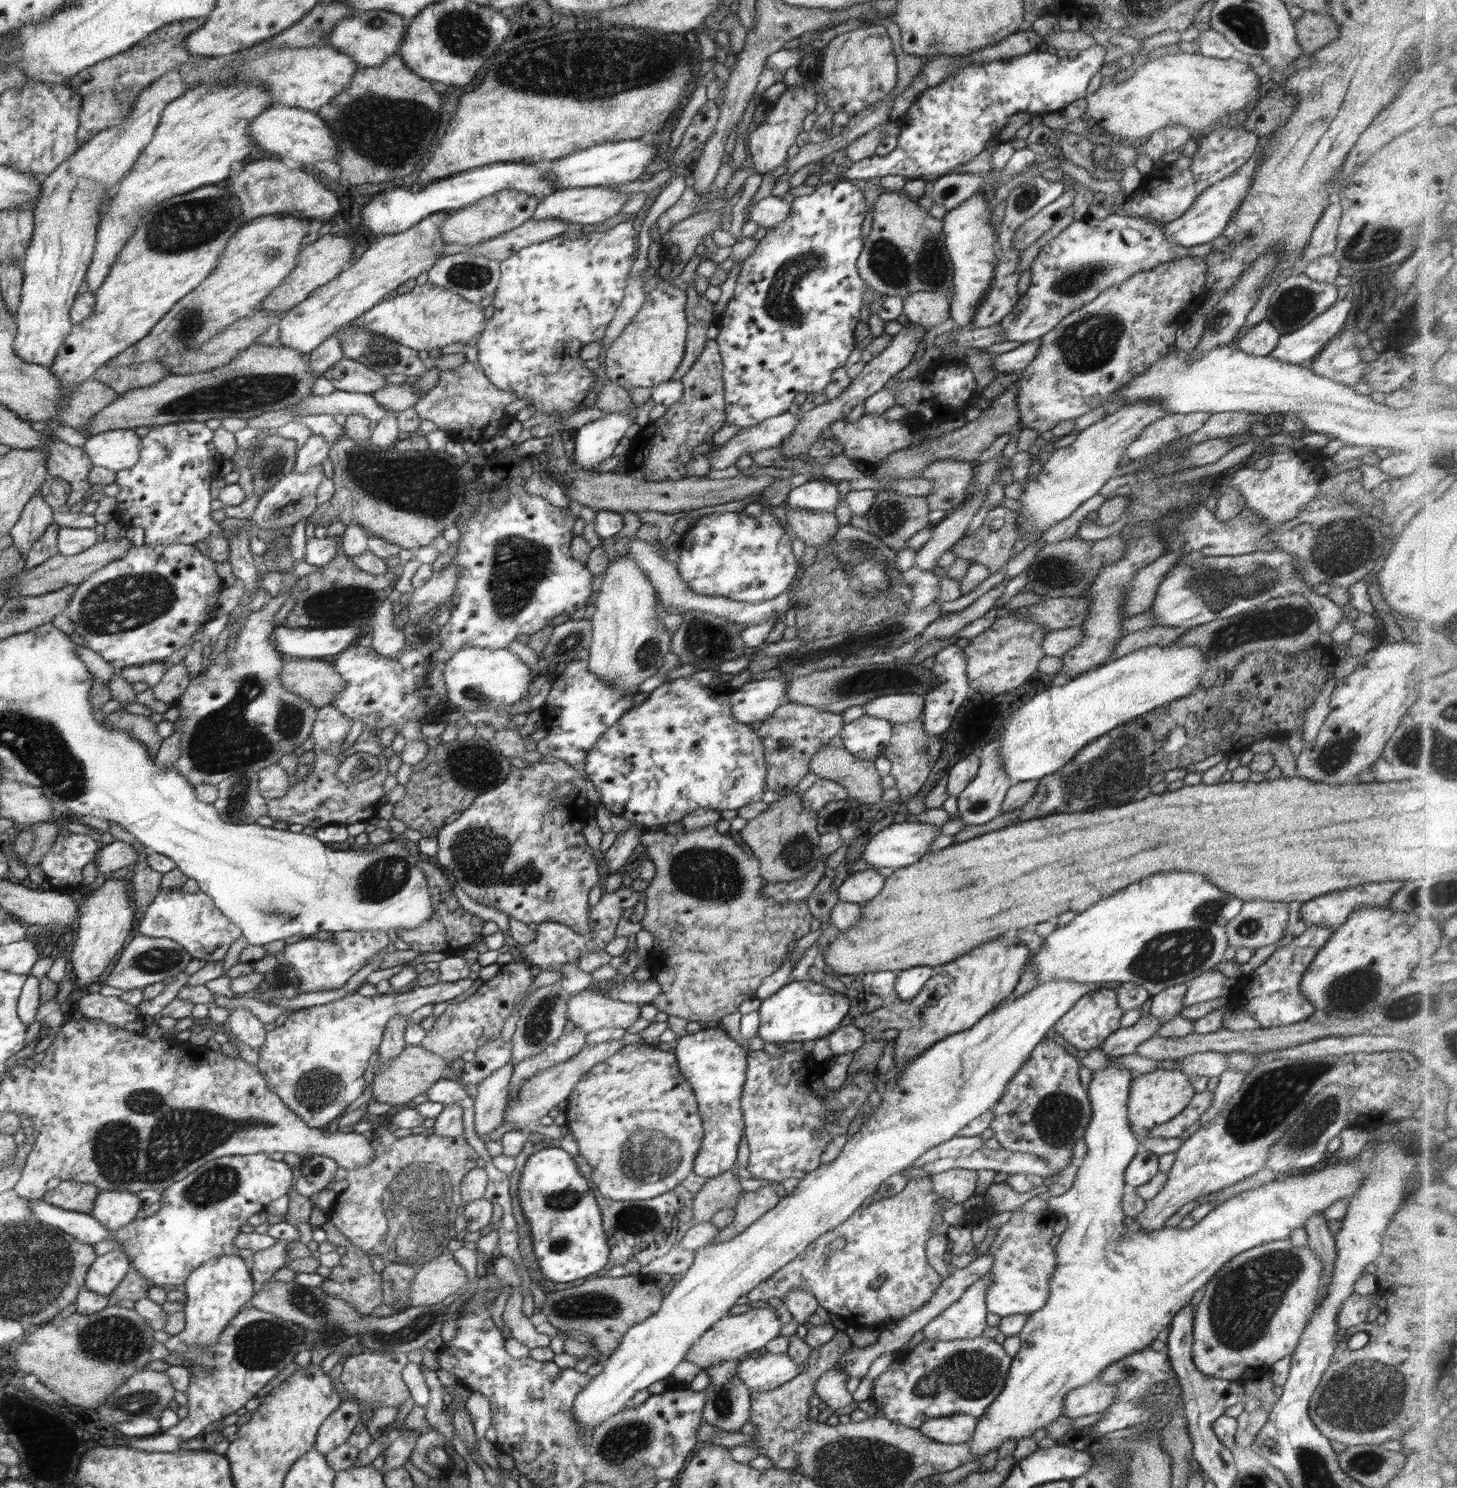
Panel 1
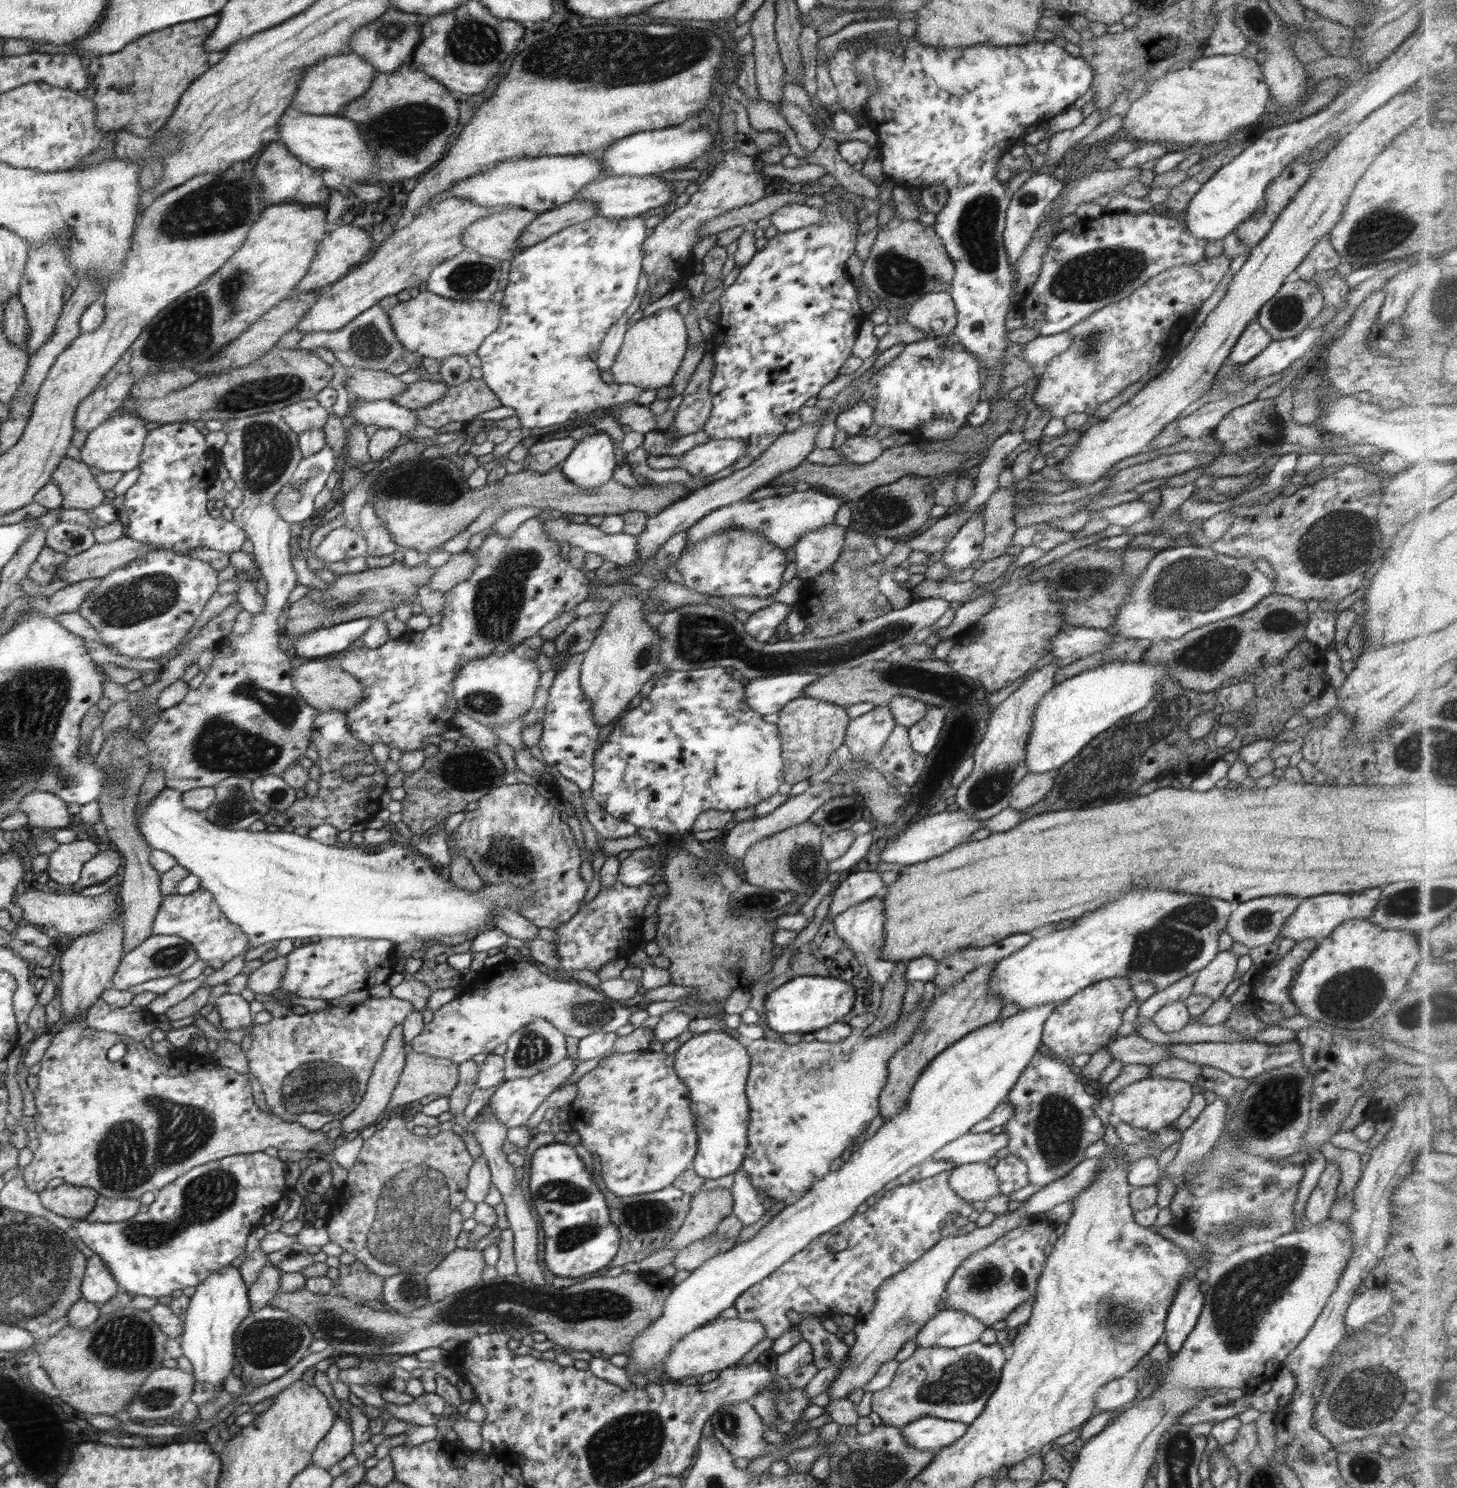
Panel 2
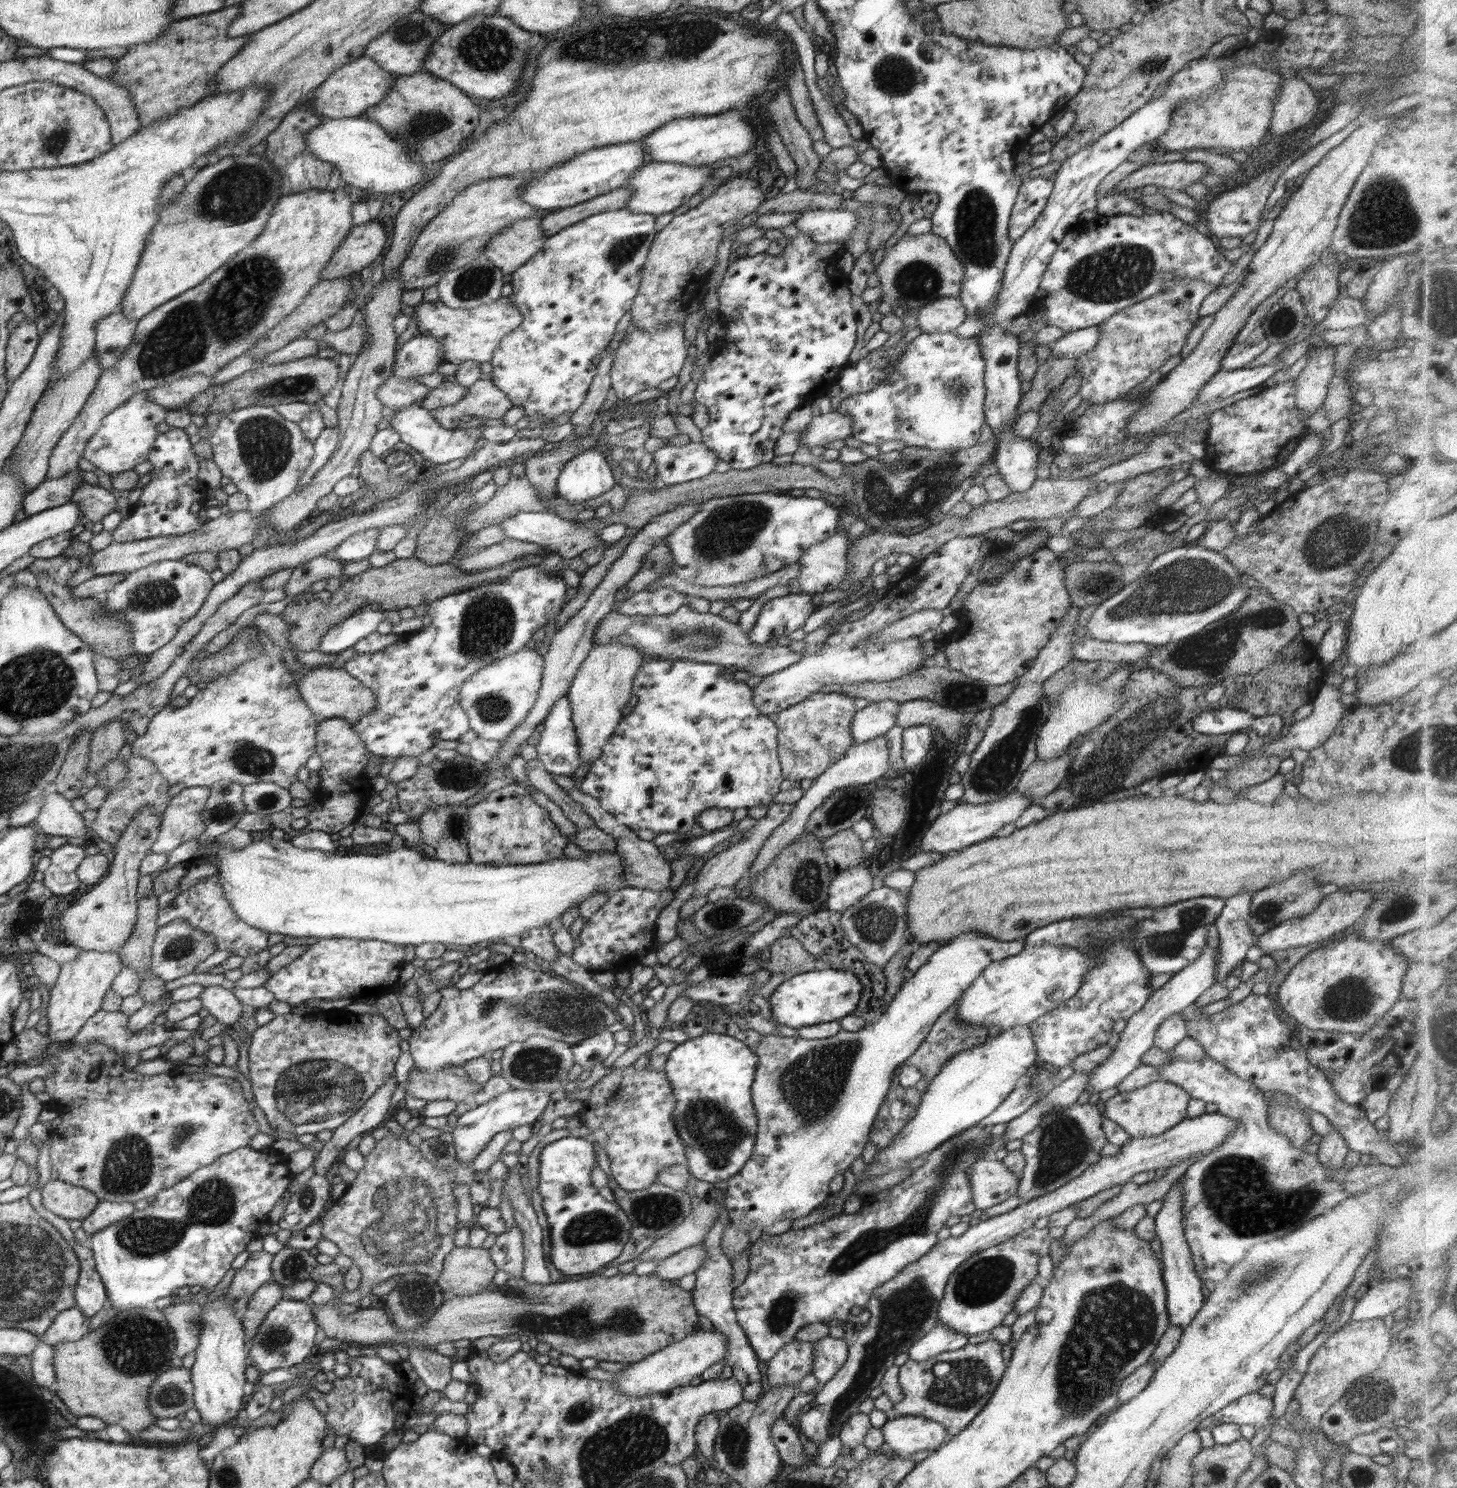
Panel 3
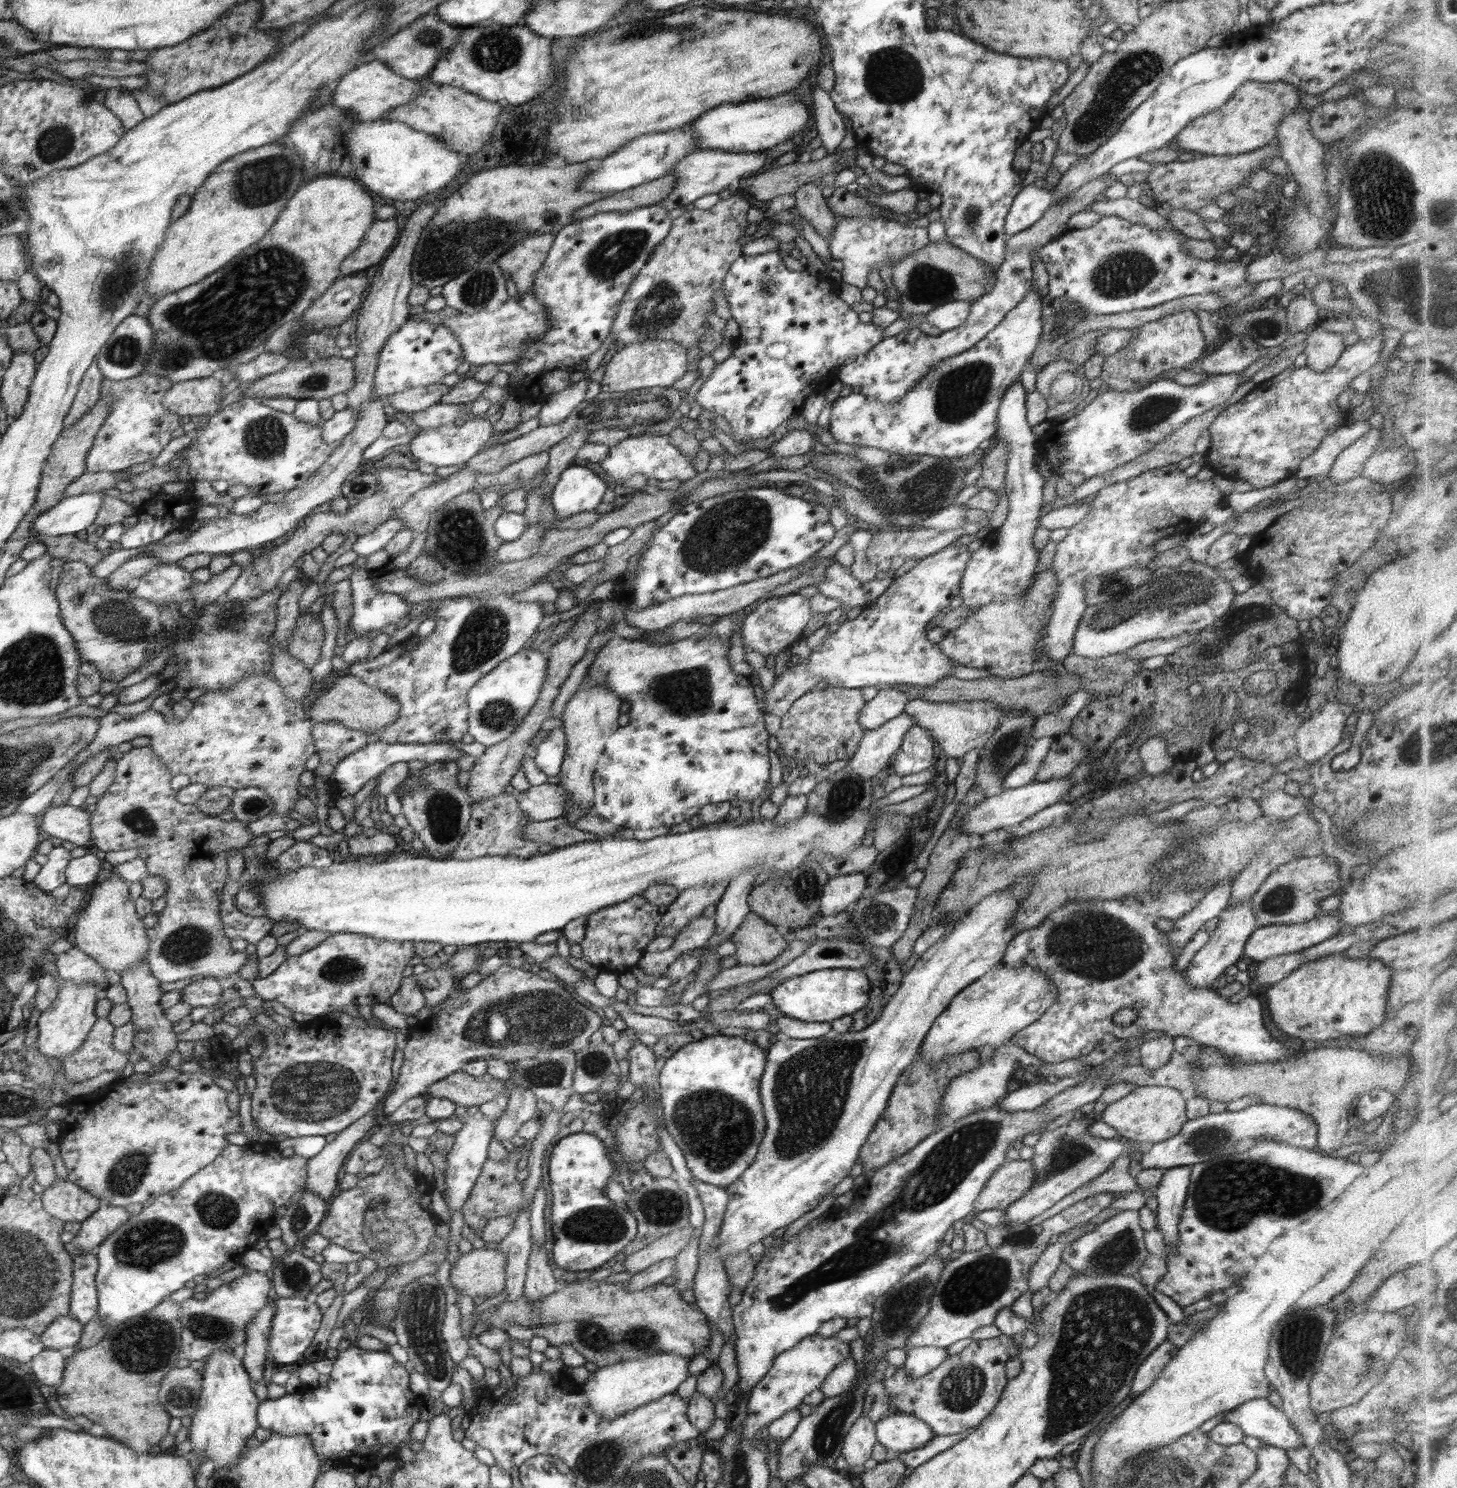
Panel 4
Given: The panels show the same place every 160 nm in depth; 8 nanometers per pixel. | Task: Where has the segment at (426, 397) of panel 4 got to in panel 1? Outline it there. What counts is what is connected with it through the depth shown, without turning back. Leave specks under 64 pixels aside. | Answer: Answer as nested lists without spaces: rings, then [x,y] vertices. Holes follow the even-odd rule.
[[[351,358],[339,360],[322,374],[336,389],[344,392],[371,395],[387,385],[385,375]]]

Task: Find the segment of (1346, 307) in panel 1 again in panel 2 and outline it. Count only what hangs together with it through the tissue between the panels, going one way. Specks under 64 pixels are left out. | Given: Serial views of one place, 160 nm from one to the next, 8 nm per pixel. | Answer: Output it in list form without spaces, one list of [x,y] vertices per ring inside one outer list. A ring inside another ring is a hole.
[[[1325,326],[1314,329],[1307,327],[1294,338],[1273,340],[1258,356],[1244,363],[1239,372],[1249,382],[1270,376],[1272,373],[1284,372],[1296,359],[1312,350],[1324,334]]]

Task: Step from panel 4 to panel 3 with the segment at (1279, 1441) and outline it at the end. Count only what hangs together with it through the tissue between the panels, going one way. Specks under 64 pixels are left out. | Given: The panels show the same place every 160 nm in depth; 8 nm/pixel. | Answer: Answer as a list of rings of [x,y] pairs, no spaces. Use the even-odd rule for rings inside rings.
[[[1259,1393],[1247,1394],[1231,1402],[1212,1417],[1202,1420],[1197,1430],[1200,1428],[1212,1430],[1214,1426],[1220,1424],[1234,1423],[1240,1427],[1254,1425],[1256,1429],[1263,1428],[1270,1434],[1275,1423],[1275,1419],[1272,1418],[1272,1410],[1273,1399],[1271,1397],[1265,1397]]]

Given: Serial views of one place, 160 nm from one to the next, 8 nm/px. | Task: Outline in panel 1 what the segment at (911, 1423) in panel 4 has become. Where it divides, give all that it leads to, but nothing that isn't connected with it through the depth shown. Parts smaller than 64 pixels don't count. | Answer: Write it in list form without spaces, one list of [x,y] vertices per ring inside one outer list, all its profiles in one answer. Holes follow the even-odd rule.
[[[946,1415],[926,1420],[918,1430],[938,1443],[967,1444],[974,1436],[977,1424],[978,1419],[973,1415]]]

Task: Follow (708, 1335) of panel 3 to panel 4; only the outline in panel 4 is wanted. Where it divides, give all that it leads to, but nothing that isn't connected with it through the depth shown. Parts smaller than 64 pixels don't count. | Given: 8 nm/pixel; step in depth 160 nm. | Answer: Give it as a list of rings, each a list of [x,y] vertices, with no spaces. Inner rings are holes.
[[[662,1352],[644,1360],[617,1362],[591,1372],[582,1385],[583,1394],[590,1403],[590,1409],[598,1417],[614,1420],[636,1408],[676,1392],[682,1381],[688,1378],[688,1365],[692,1358]]]

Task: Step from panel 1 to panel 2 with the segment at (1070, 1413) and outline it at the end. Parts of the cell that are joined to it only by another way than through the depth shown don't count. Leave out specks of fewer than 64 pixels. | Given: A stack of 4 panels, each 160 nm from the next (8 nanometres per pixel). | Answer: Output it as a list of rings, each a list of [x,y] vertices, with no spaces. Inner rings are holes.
[[[1130,1375],[1116,1378],[1116,1380],[1101,1386],[1095,1396],[1096,1412],[1108,1412],[1122,1408],[1136,1398],[1139,1387],[1139,1382]]]

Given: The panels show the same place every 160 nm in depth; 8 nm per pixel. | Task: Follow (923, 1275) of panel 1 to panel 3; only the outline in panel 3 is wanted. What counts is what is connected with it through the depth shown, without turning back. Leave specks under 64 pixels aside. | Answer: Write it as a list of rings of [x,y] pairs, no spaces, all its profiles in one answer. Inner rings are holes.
[[[974,1125],[939,1144],[936,1148],[933,1148],[930,1152],[927,1152],[923,1156],[923,1163],[914,1172],[911,1172],[904,1180],[894,1183],[886,1190],[881,1190],[876,1193],[876,1200],[872,1204],[870,1210],[870,1204],[864,1204],[859,1212],[855,1214],[841,1213],[833,1218],[826,1219],[822,1223],[815,1223],[802,1229],[793,1230],[789,1229],[784,1233],[778,1235],[770,1235],[762,1232],[759,1239],[751,1246],[749,1250],[748,1262],[750,1268],[748,1275],[744,1282],[737,1285],[733,1290],[733,1307],[737,1318],[737,1323],[744,1330],[750,1346],[754,1349],[754,1352],[758,1355],[759,1360],[770,1360],[779,1350],[789,1342],[795,1340],[796,1333],[803,1327],[809,1324],[816,1324],[817,1322],[827,1322],[827,1320],[842,1320],[843,1322],[853,1322],[864,1324],[870,1320],[870,1312],[866,1308],[867,1300],[870,1298],[872,1291],[876,1290],[879,1286],[882,1286],[888,1280],[894,1278],[903,1268],[906,1268],[909,1264],[916,1262],[921,1256],[924,1256],[927,1252],[930,1252],[931,1248],[939,1241],[936,1237],[938,1231],[946,1226],[946,1220],[955,1216],[962,1217],[970,1215],[977,1210],[973,1204],[973,1196],[970,1188],[969,1170],[978,1159],[981,1158],[981,1150],[990,1144],[996,1137],[990,1134],[990,1127],[984,1128],[982,1125]]]

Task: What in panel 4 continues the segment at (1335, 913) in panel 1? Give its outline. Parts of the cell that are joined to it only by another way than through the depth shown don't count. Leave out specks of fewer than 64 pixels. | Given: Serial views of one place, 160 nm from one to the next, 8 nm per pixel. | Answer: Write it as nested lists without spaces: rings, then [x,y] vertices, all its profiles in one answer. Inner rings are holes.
[[[1322,912],[1303,924],[1276,924],[1258,927],[1258,930],[1254,930],[1250,938],[1248,938],[1243,955],[1252,959],[1252,961],[1262,963],[1264,960],[1273,957],[1290,955],[1320,945],[1324,940],[1332,938],[1342,929],[1344,929],[1344,925],[1342,925],[1338,915],[1325,915]]]

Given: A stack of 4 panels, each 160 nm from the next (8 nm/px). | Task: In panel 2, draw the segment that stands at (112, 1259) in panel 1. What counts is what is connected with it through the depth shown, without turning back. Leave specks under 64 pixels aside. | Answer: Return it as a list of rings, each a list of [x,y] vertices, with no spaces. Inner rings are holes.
[[[96,1253],[89,1258],[86,1267],[86,1280],[81,1284],[81,1296],[96,1306],[108,1303],[120,1290],[113,1273],[106,1266],[104,1260]]]

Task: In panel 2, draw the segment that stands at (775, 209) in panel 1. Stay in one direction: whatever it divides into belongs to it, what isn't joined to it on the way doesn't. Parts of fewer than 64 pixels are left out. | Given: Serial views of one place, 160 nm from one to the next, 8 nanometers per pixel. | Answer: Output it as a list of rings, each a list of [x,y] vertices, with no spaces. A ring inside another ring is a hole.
[[[789,204],[781,206],[768,217],[779,232],[790,232],[818,224],[825,214],[819,208],[806,204]]]

